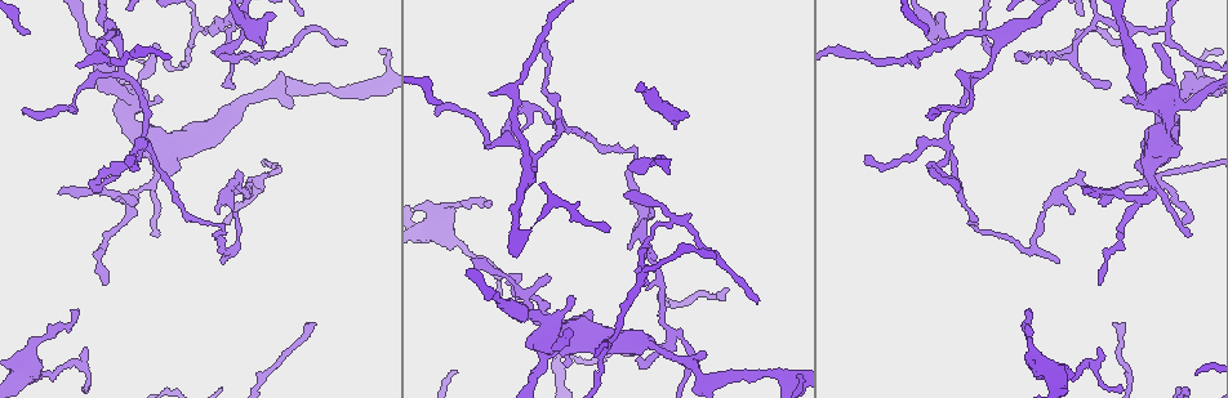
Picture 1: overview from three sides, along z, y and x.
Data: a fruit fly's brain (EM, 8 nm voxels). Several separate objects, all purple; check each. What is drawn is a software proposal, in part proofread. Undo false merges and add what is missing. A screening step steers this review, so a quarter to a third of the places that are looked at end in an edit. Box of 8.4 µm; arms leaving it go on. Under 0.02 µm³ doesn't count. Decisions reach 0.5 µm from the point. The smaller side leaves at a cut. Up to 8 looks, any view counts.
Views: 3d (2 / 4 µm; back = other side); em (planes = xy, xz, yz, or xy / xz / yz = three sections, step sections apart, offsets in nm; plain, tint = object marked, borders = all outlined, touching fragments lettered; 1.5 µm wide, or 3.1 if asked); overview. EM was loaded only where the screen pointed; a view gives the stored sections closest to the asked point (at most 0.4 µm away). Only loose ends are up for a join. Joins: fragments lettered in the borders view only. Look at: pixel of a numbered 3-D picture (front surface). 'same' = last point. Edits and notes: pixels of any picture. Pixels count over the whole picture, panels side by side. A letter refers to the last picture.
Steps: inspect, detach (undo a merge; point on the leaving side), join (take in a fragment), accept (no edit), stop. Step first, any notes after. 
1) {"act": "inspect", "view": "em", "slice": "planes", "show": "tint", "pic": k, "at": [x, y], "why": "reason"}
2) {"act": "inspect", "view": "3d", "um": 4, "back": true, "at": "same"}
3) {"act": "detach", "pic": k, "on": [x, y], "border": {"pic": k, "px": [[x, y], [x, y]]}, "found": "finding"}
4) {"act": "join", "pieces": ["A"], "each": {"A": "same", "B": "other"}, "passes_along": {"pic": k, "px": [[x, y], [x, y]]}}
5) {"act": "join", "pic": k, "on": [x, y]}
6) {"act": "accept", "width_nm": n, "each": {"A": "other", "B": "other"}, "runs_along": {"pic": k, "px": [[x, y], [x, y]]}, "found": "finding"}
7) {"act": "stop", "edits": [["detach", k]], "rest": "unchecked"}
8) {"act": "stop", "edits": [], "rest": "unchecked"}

{"act": "inspect", "view": "3d", "um": 4, "back": true, "pic": 1, "at": [674, 128], "why": "an open end"}

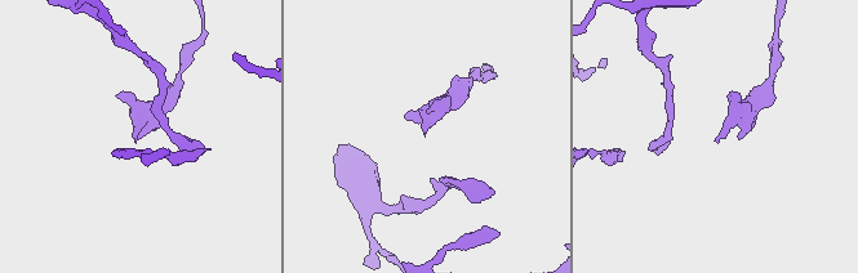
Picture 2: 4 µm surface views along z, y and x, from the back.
{"act": "inspect", "view": "em", "slice": "yz", "step": 4, "show": "tint", "pic": 2, "at": [719, 141], "why": "need the tissue"}

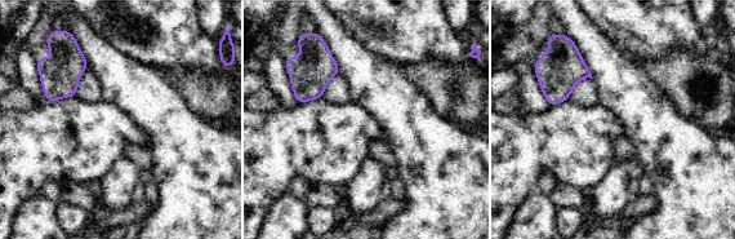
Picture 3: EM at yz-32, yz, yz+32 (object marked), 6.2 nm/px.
{"act": "inspect", "view": "em", "slice": "planes", "show": "borders", "at": "same"}

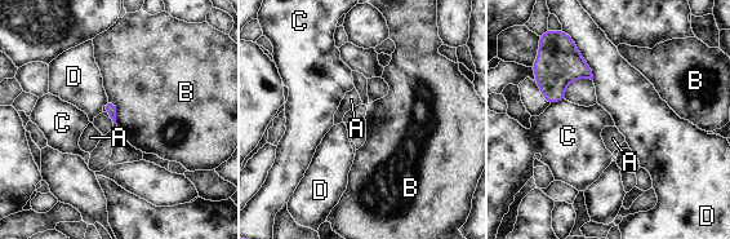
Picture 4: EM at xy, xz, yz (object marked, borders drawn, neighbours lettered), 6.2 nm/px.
{"act": "accept", "each": {"A": "other", "B": "other", "C": "other", "D": "other"}, "border": {"pic": 4, "px": [[108, 98], [115, 106], [116, 123]]}, "found": "none of them fits"}

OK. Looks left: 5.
{"act": "inspect", "view": "3d", "um": 4, "pic": 1, "at": [77, 66], "why": "thin end"}

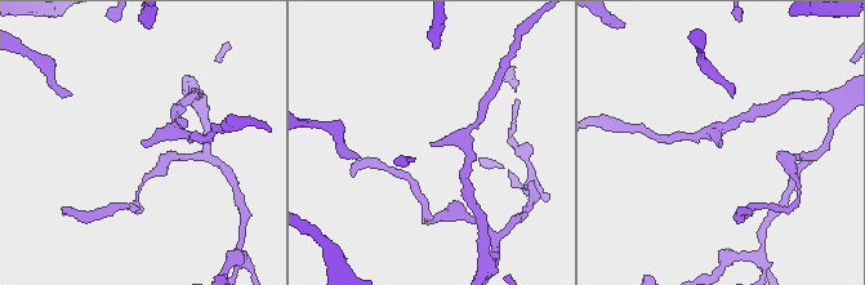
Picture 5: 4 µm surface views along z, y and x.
{"act": "inspect", "view": "em", "slice": "xy", "step": 8, "show": "tint", "pic": 5, "at": [431, 145], "why": "now the EM"}

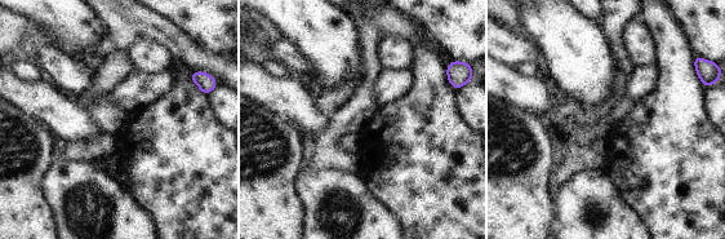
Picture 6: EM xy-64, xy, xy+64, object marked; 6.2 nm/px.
{"act": "inspect", "view": "em", "slice": "planes", "show": "borders", "at": "same", "why": "another direction"}

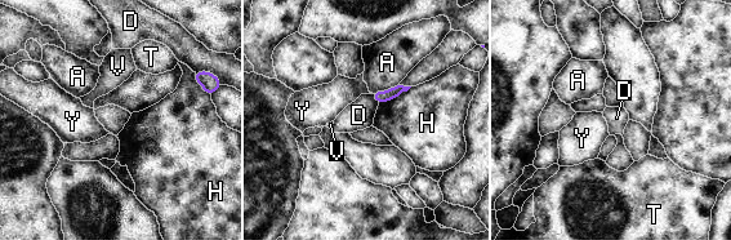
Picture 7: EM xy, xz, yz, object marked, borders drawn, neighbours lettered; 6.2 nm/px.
{"act": "accept", "each": {"A": "other", "D": "other", "H": "other", "T": "other", "V": "other", "Y": "other"}, "border": {"pic": 7, "px": [[370, 94], [378, 103]]}, "found": "no lettered fragment goes on from it"}

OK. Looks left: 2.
{"act": "inspect", "view": "em", "slice": "planes", "show": "borders", "pic": 1, "at": [229, 222], "why": "thin end"}

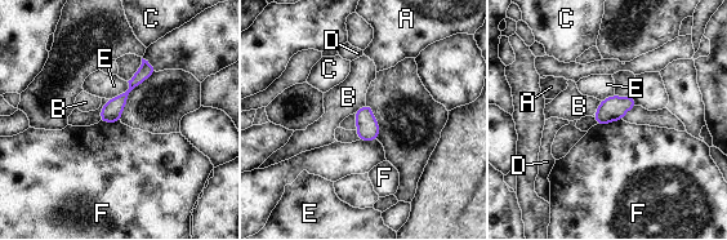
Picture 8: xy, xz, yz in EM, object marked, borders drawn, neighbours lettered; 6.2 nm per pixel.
{"act": "accept", "each": {"A": "other", "B": "other", "C": "other", "D": "other", "E": "other", "F": "other"}, "runs_along": {"pic": 8, "px": [[145, 63], [145, 71], [105, 119]]}, "found": "none of them fits"}

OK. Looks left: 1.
{"act": "stop", "edits": [], "rest": "unchecked"}

